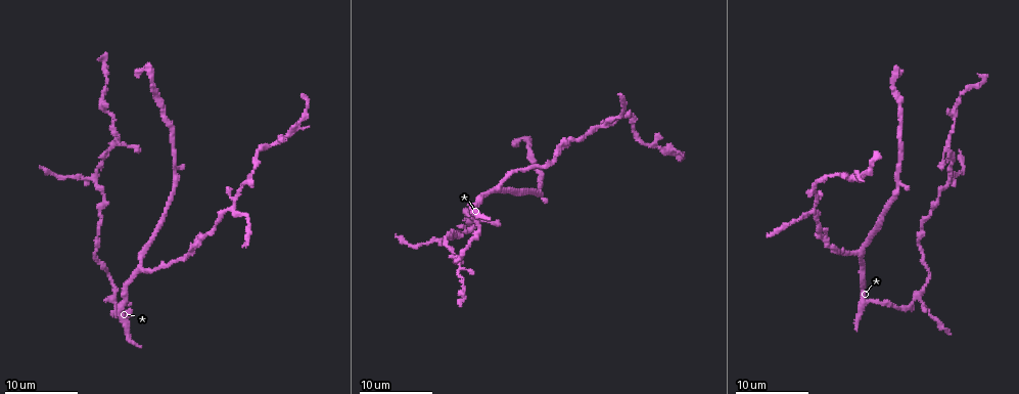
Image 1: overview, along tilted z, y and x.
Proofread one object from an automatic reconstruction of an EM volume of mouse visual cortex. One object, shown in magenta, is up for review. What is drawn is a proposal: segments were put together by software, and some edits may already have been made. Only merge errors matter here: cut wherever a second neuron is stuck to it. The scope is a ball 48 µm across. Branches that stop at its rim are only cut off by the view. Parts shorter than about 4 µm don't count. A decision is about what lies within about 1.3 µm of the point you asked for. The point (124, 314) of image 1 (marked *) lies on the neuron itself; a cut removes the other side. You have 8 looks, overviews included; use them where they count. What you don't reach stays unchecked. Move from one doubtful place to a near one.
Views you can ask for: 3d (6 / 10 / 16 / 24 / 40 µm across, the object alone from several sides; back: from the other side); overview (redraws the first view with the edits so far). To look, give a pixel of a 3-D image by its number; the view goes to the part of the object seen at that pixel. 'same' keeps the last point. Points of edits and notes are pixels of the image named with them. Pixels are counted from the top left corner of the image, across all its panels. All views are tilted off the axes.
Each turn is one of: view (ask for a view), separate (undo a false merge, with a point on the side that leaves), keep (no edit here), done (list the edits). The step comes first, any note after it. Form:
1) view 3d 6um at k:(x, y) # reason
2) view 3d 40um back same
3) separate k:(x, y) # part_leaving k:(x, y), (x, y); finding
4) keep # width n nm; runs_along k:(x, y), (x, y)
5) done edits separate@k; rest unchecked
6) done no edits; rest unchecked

view 3d 10um at 1:(142, 267) # three arms meet

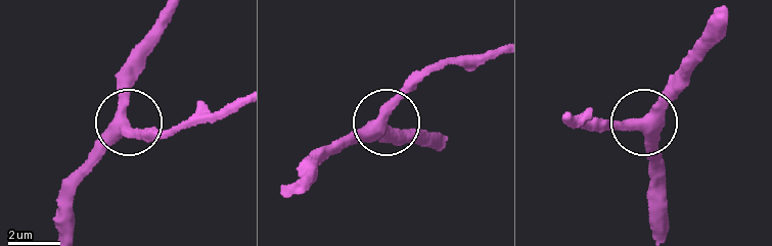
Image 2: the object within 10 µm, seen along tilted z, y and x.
keep # width 420 nm; runs_along 2:(60, 234), (62, 180), (124, 117), (135, 62); continuous, no second neuron

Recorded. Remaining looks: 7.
view 3d 10um at 1:(811, 212) # three arms meet

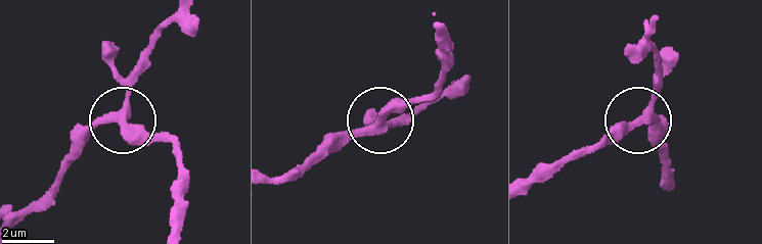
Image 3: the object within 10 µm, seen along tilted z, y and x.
keep # runs_along 3:(14, 221), (99, 125), (129, 123), (181, 149); continuous, no second neuron

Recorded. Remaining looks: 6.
view 3d 10um at 1:(834, 250) # thick turns thin

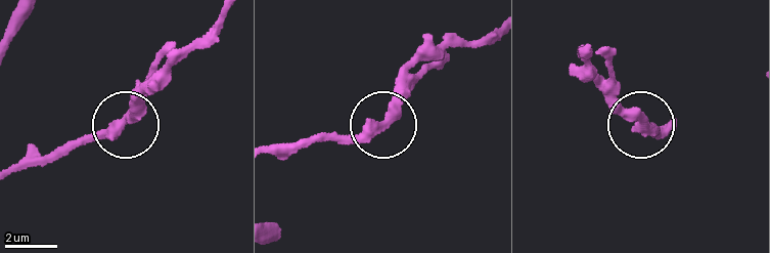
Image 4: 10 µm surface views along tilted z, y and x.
keep # runs_along 4:(14, 173), (112, 134), (136, 98), (149, 89); all the same neuron

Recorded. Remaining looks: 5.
view 3d 10um at 1:(464, 230) # three arms meet

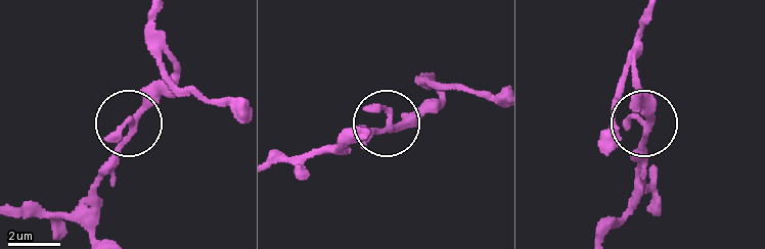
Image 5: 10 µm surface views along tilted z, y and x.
keep # runs_along 5:(605, 235), (634, 198), (647, 115), (637, 100); continuous, no second neuron

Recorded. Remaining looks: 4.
done no edits; rest unchecked

